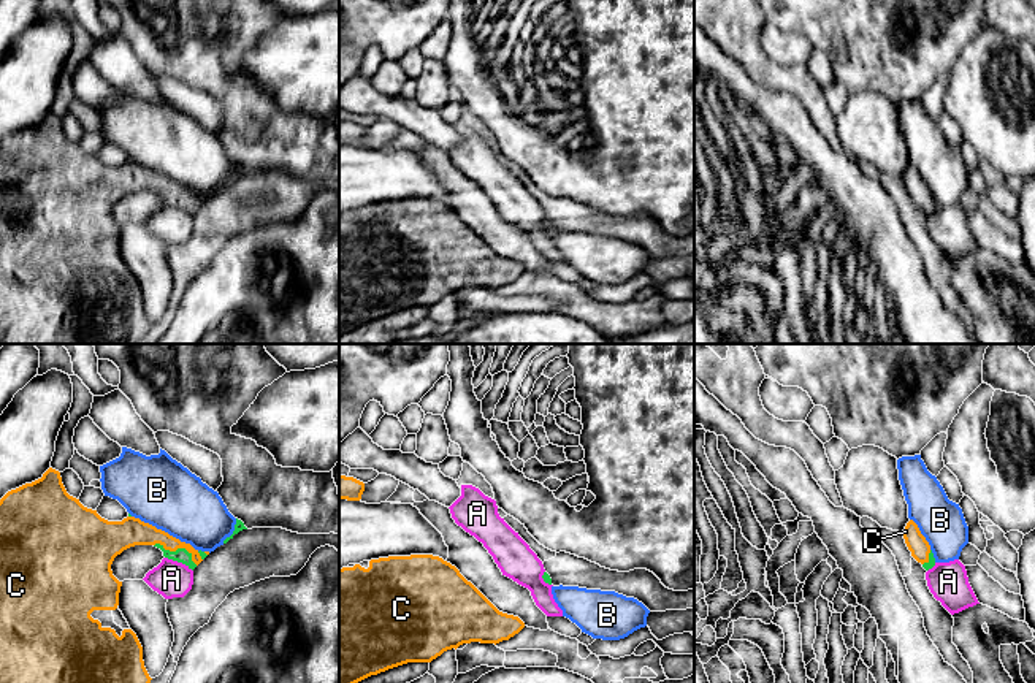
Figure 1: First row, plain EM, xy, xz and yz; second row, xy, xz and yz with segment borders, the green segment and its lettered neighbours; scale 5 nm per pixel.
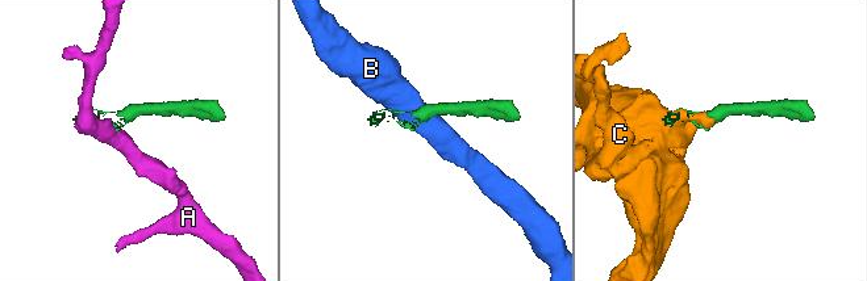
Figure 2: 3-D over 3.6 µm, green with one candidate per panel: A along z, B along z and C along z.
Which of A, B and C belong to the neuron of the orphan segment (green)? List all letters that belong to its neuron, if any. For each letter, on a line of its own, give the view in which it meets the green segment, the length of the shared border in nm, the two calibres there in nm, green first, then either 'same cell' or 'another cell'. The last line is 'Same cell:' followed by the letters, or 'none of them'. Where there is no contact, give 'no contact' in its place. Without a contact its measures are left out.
A: meets green in xy; contact 160 nm long; 80 nm thick on the green side, 190 nm on the other; another cell
B: meets green in xy; contact 150 nm long; 50 nm thick on the green side, 300 nm on the other; another cell
C: meets green in xy; contact 240 nm long; 80 nm thick on the green side, 150 nm on the other; same cell
Same cell: C

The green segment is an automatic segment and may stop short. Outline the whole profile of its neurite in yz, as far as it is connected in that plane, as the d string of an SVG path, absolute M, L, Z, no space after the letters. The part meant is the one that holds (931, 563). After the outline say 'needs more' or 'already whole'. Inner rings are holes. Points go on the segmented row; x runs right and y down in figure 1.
M910 520L903 529L903 539L911 551L911 556L922 564L926 570L932 569L935 566L935 558L930 550L929 542L926 537L921 534L918 525Z; needs more

